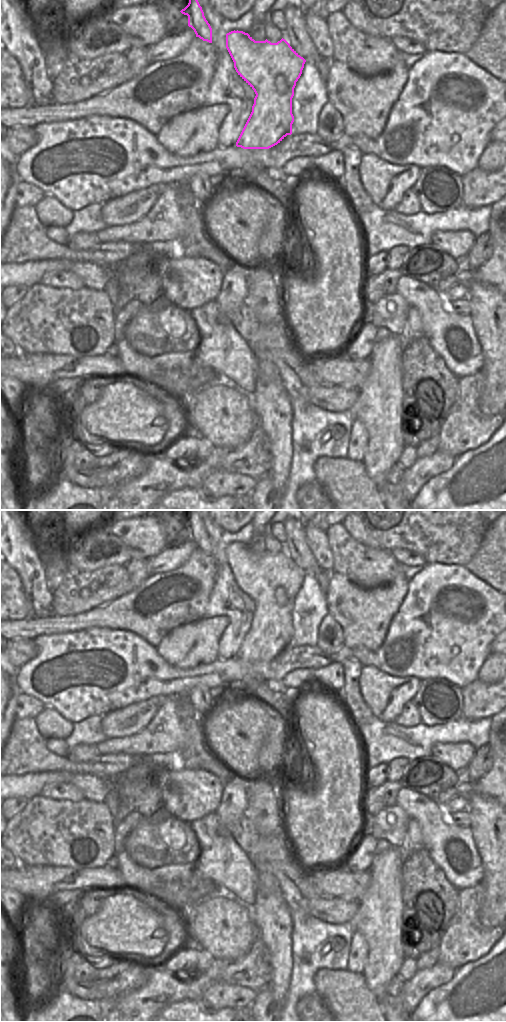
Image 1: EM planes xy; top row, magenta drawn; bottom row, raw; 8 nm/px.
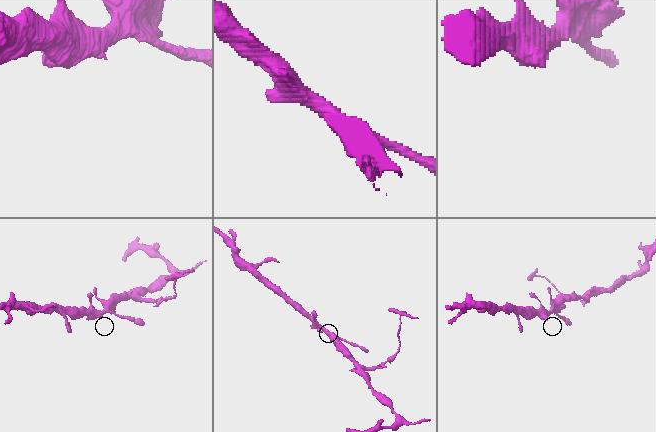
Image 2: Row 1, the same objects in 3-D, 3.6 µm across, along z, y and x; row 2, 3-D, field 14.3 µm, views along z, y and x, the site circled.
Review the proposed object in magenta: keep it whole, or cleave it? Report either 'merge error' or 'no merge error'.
no merge error

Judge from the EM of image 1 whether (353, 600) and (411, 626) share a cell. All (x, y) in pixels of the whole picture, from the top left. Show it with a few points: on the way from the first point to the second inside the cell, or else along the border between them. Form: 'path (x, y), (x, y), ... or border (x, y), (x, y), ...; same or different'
border (405, 597), (392, 618), (384, 639); different

